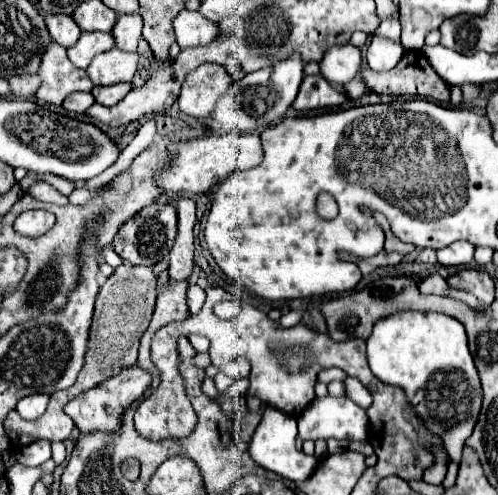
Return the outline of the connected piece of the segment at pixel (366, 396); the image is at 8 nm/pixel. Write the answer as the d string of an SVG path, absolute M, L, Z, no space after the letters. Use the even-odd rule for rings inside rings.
M346 377L346 379L344 379L344 385L346 385L346 395L348 395L354 403L362 405L362 409L368 409L368 407L370 407L372 395L370 395L370 391L368 391L358 379Z

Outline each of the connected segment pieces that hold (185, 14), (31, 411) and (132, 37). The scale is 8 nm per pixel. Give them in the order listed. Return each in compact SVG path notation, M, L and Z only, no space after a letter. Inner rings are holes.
M182 9L174 19L174 31L180 47L208 45L218 35L216 23L208 21L198 11L188 11L188 9Z
M30 395L30 397L24 397L24 399L18 401L16 411L18 411L24 419L36 421L36 419L42 417L42 413L46 411L46 405L48 405L48 397L46 397L46 395Z
M140 13L118 15L118 21L112 29L112 35L116 39L118 49L136 51L138 39L142 37L142 15Z

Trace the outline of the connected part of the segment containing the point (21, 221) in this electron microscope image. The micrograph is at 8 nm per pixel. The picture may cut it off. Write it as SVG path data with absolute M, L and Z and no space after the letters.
M24 211L14 223L14 229L24 237L40 237L54 225L54 221L56 217L50 211Z

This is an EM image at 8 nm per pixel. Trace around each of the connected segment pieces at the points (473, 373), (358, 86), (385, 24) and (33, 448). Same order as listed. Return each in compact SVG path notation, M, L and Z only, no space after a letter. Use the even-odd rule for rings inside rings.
M398 311L392 313L390 317L384 317L382 321L374 323L374 329L370 333L370 337L366 339L368 351L368 365L372 369L372 373L388 383L388 385L398 385L406 391L408 401L412 403L412 407L416 409L416 413L424 419L426 427L440 435L444 441L444 447L450 455L450 459L454 463L462 463L462 451L464 451L464 441L470 437L478 413L480 413L480 405L482 405L482 389L480 389L480 379L478 379L478 371L474 367L472 355L468 351L468 339L466 339L466 331L464 325L444 313L422 313L422 311Z
M358 77L347 83L344 88L347 96L352 99L357 99L369 92L364 83L362 83Z
M390 17L390 19L384 19L380 23L380 27L376 29L378 35L384 35L384 37L390 37L394 41L400 41L400 19L398 17Z
M34 441L22 447L20 451L16 451L18 463L28 465L28 467L38 467L46 463L50 457L52 457L52 441Z

